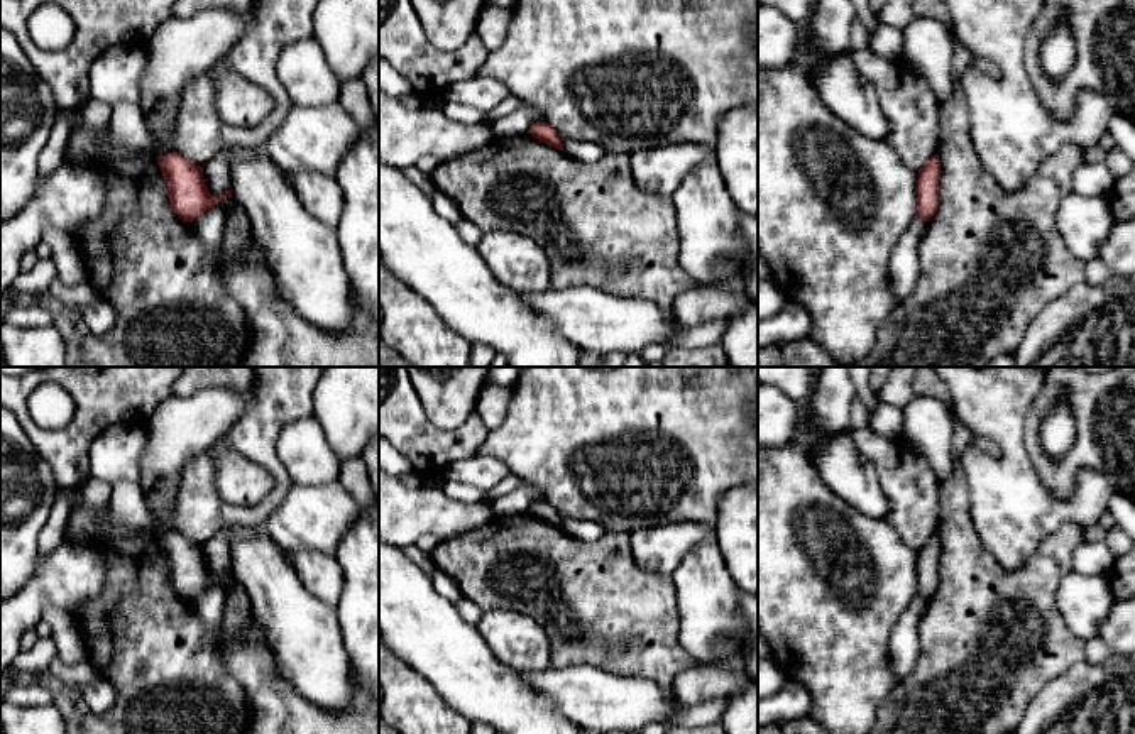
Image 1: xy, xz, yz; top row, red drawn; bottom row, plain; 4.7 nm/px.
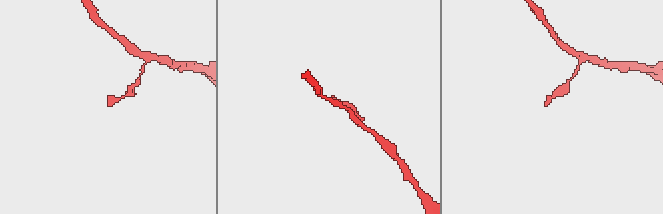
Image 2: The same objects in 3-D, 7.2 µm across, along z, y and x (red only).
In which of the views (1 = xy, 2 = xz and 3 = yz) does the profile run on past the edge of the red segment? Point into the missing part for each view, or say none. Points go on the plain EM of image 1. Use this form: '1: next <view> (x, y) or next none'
1: next none
2: next none
3: next none

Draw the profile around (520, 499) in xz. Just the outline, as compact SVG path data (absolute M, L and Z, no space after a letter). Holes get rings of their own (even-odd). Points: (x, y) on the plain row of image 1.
M519 480L514 490L496 499L491 507L496 514L519 514L526 512L533 504L529 482Z

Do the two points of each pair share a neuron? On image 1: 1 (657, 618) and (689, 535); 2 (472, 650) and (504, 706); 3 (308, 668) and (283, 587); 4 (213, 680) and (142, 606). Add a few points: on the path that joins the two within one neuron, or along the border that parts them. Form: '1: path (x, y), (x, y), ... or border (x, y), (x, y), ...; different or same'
1: border (635, 558), (647, 570), (672, 575); different
2: path (472, 663), (472, 673), (491, 692); same
3: path (308, 648), (303, 633), (283, 608); same
4: path (195, 662), (158, 624); same

